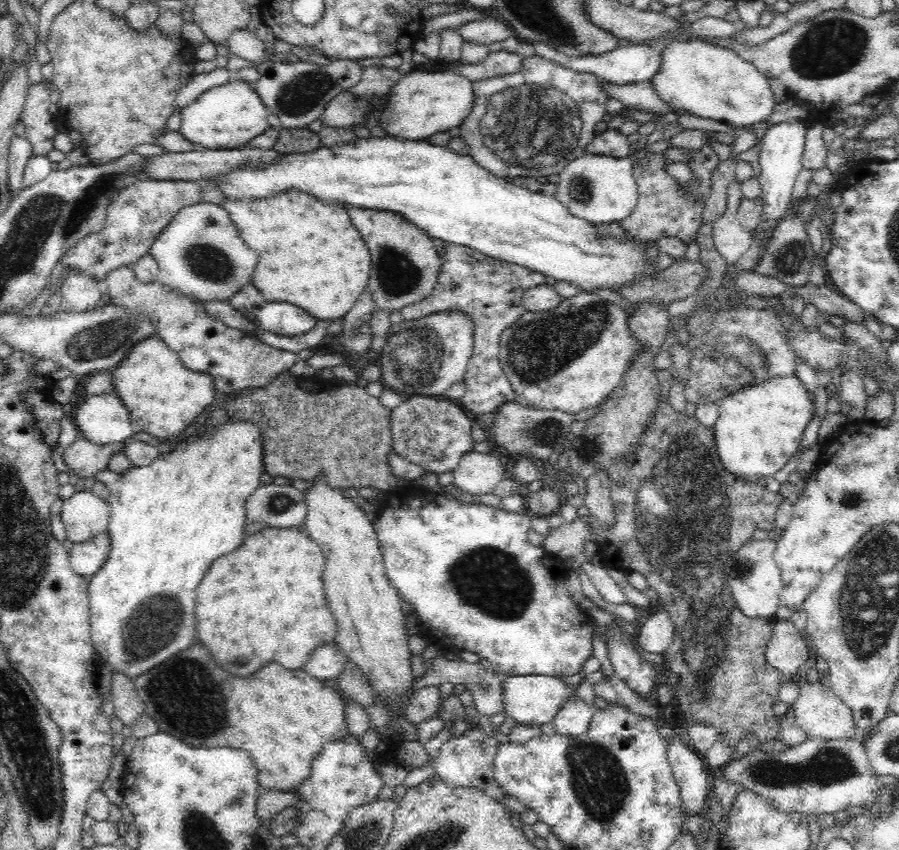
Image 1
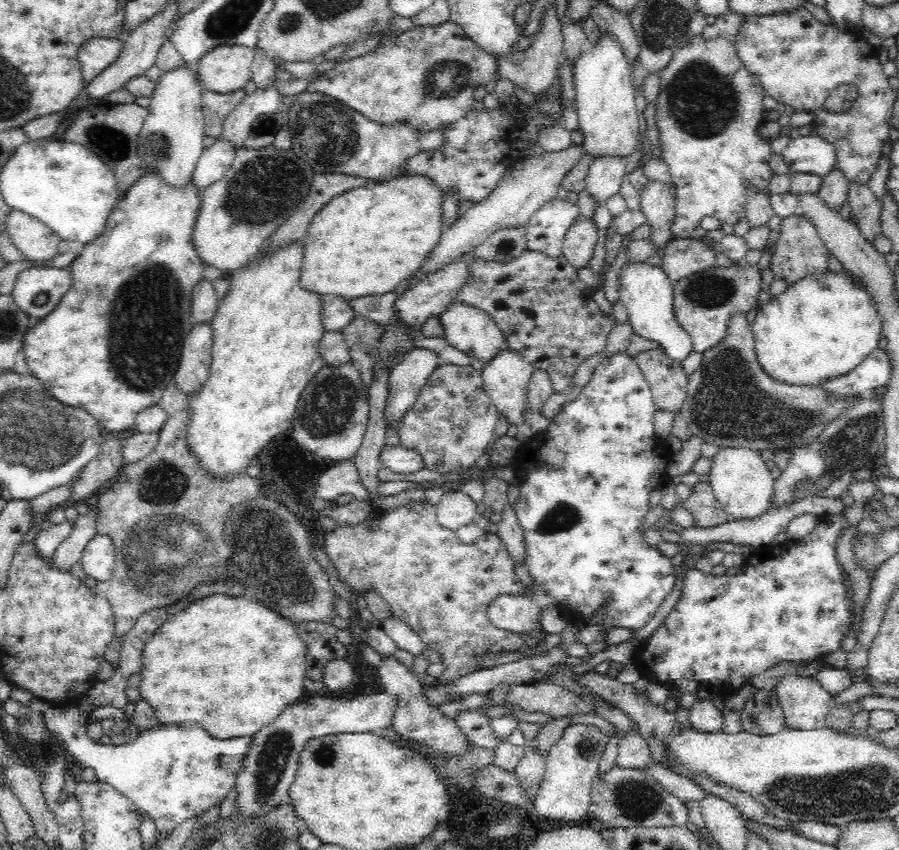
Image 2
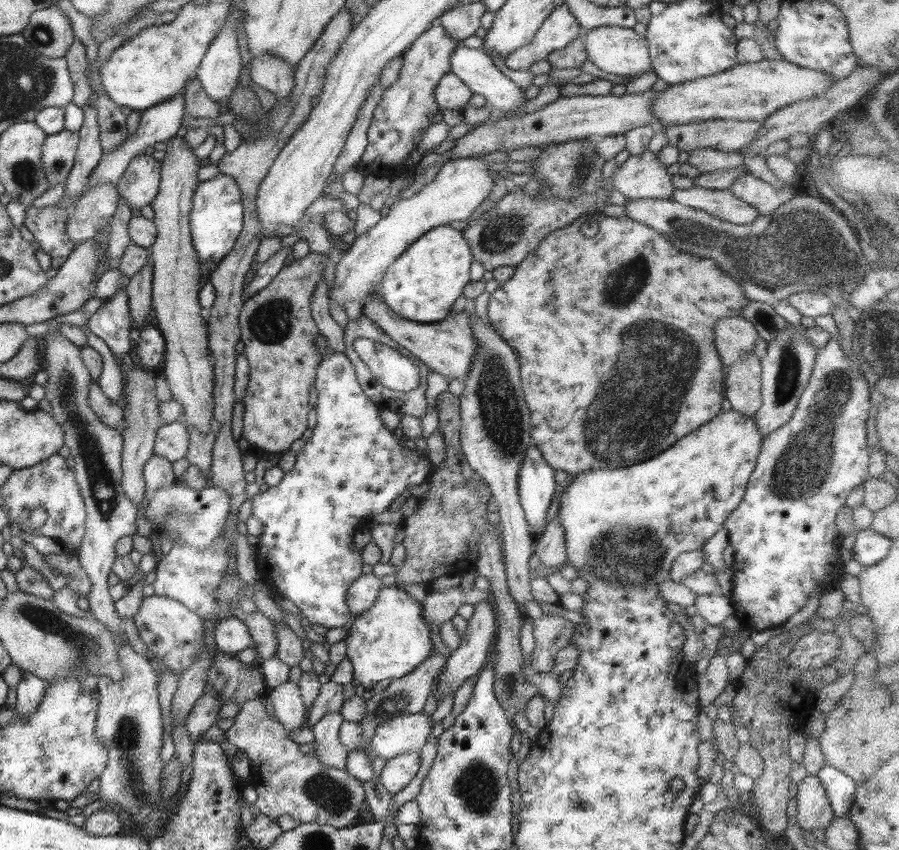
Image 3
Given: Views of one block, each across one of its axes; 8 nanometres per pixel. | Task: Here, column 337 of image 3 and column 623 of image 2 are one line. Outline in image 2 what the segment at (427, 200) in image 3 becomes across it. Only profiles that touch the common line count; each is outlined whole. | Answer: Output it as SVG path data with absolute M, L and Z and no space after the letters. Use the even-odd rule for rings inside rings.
M627 259L621 266L618 277L619 300L627 308L629 325L633 332L646 338L656 340L663 346L663 351L678 362L682 362L692 353L690 337L680 328L673 313L673 282L662 269L661 262L632 262Z

